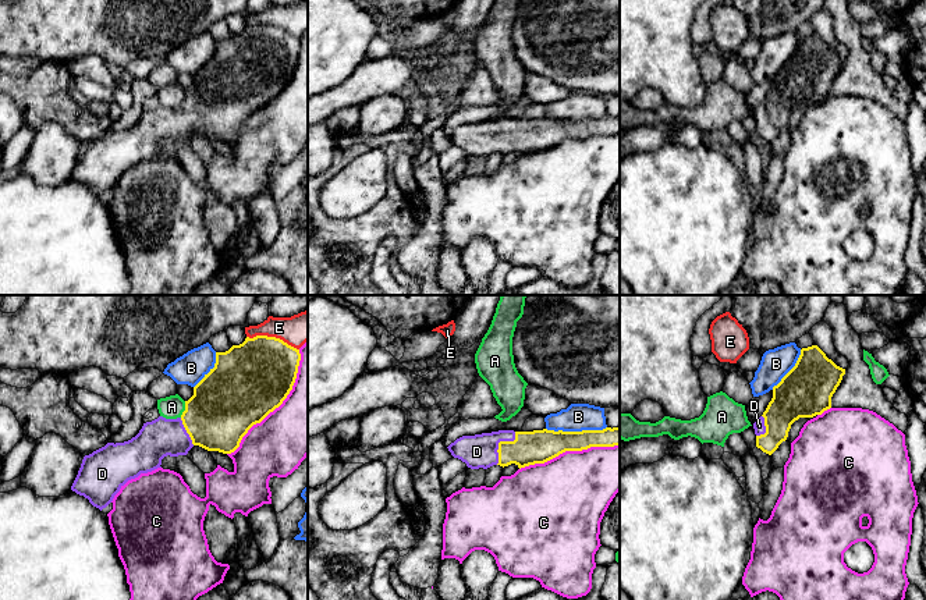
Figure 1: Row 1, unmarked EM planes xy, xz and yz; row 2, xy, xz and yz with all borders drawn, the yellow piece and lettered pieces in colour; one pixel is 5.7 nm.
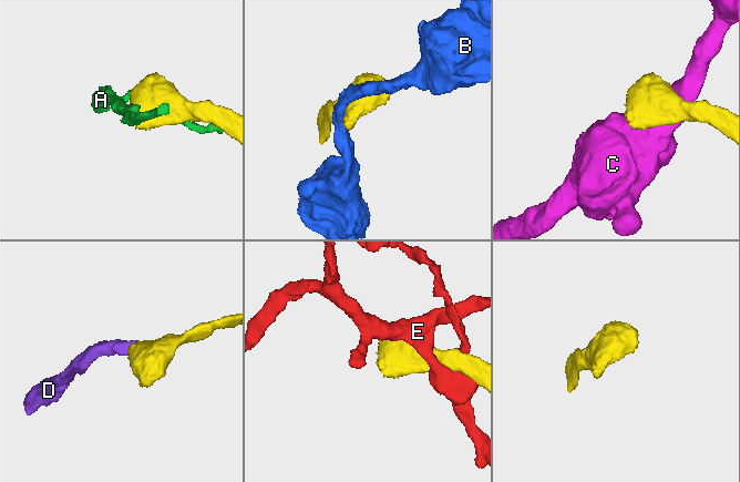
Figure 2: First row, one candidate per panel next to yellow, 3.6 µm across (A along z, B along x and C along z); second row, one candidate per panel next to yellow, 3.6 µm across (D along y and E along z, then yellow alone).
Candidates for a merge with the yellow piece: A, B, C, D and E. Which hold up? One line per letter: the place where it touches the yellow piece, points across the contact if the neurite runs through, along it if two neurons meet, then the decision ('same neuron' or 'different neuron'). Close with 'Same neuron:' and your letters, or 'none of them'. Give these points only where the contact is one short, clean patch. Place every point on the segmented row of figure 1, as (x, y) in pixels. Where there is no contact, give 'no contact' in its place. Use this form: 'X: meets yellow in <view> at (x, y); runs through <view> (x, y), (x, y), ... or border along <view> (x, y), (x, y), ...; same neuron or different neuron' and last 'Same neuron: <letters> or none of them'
A: meets yellow in xy at (185, 409); different neuron
B: meets yellow in xz at (575, 432); different neuron
C: meets yellow in xy at (277, 407); different neuron
D: meets yellow in xz at (499, 443); runs through xz (534, 447), (499, 443), (493, 448), (476, 451); same neuron
E: meets yellow in xy at (273, 337); different neuron
Same neuron: D

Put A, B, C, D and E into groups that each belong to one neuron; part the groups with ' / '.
A / B / C / D / E

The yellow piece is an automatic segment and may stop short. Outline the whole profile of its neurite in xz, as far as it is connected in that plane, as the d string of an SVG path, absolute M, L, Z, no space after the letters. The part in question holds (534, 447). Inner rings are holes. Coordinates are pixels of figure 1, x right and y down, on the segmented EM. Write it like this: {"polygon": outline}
{"polygon": "M620 426L582 432L554 432L547 429L533 432L499 430L475 436L462 436L447 448L454 458L461 459L471 469L487 469L493 465L504 468L511 464L515 464L521 469L535 464L544 464L565 451L582 451L590 447L614 445L620 445Z"}

